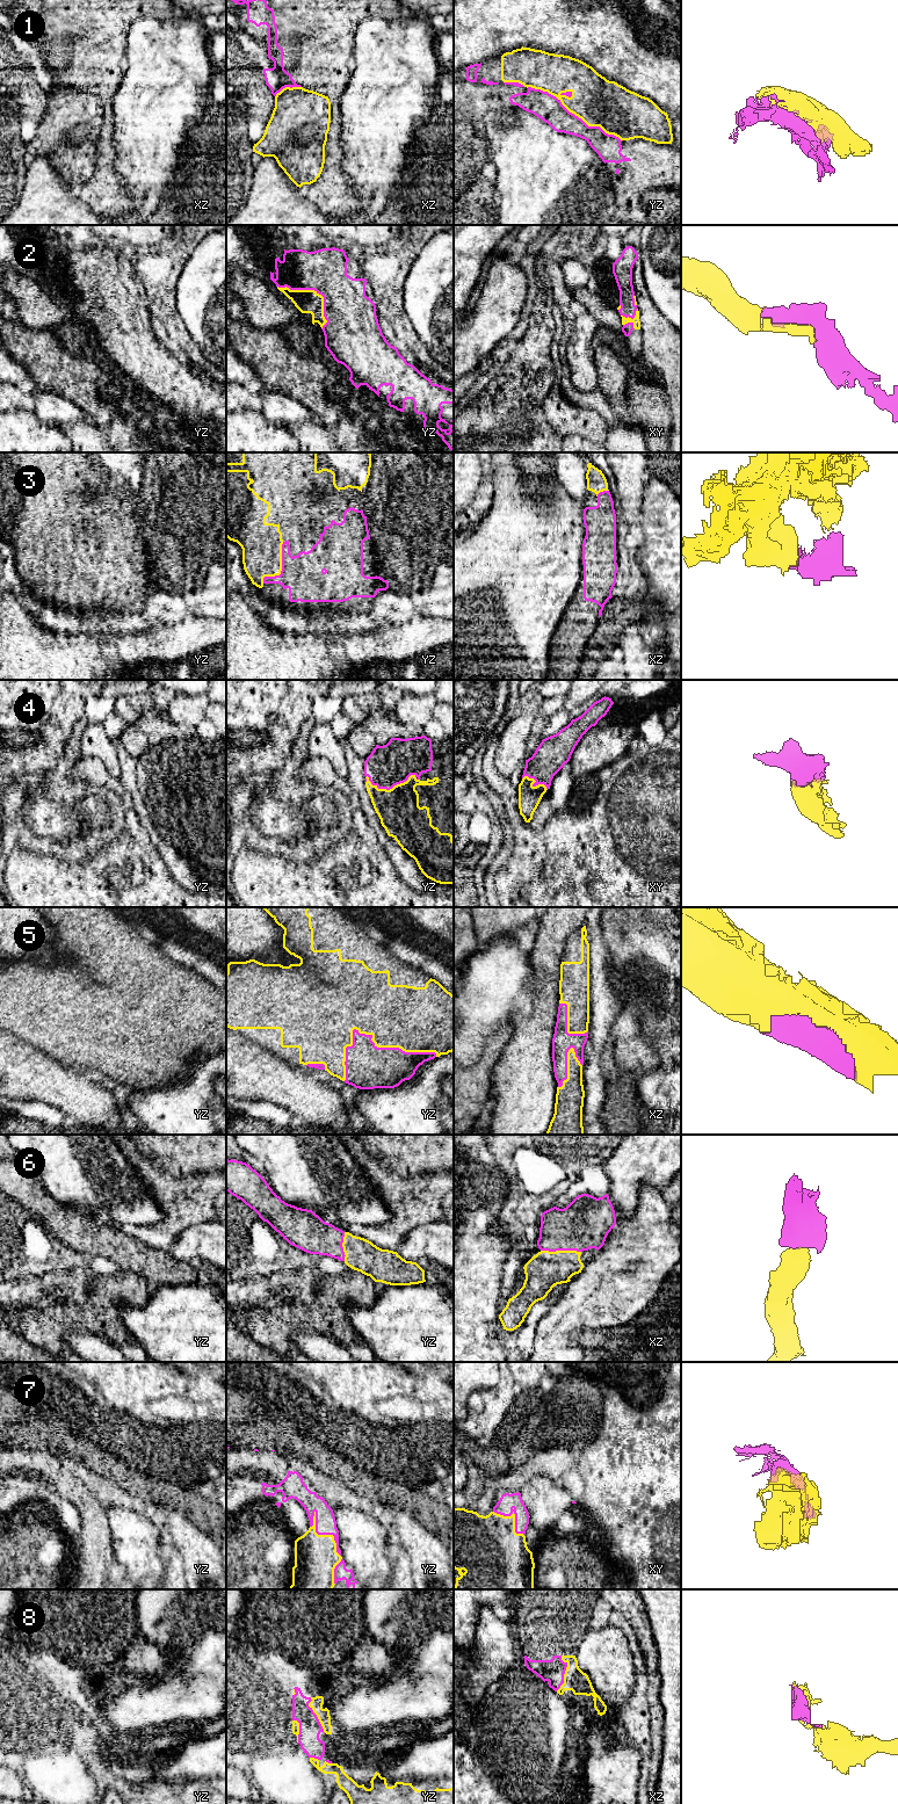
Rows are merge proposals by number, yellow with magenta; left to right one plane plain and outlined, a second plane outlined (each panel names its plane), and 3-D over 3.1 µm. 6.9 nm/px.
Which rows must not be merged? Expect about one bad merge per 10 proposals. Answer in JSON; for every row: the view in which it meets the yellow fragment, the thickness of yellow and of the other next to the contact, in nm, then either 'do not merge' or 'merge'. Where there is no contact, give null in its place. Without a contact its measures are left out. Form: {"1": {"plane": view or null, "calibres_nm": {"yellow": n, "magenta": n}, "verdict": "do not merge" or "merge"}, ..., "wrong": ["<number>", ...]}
{"1": {"plane": "yz", "calibres_nm": {"yellow": 340, "magenta": 190}, "verdict": "merge"}, "2": {"plane": "yz", "calibres_nm": {"yellow": 160, "magenta": 320}, "verdict": "merge"}, "3": {"plane": "yz", "calibres_nm": {"yellow": 280, "magenta": 280}, "verdict": "merge"}, "4": {"plane": "yz", "calibres_nm": {"yellow": 300, "magenta": 280}, "verdict": "merge"}, "5": {"plane": "yz", "calibres_nm": {"yellow": 440, "magenta": 300}, "verdict": "merge"}, "6": {"plane": "xz", "calibres_nm": {"yellow": 260, "magenta": 340}, "verdict": "merge"}, "7": {"plane": "yz", "calibres_nm": {"yellow": 300, "magenta": 140}, "verdict": "merge"}, "8": {"plane": "xz", "calibres_nm": {"yellow": 160, "magenta": 160}, "verdict": "merge"}, "wrong": []}

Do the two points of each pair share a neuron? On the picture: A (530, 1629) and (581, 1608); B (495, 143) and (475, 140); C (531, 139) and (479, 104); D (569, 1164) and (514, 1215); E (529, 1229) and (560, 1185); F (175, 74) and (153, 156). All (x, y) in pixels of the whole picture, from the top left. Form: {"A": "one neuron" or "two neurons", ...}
{"A": "one neuron", "B": "two neurons", "C": "two neurons", "D": "one neuron", "E": "one neuron", "F": "one neuron"}

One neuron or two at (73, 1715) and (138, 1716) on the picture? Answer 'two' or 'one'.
two

